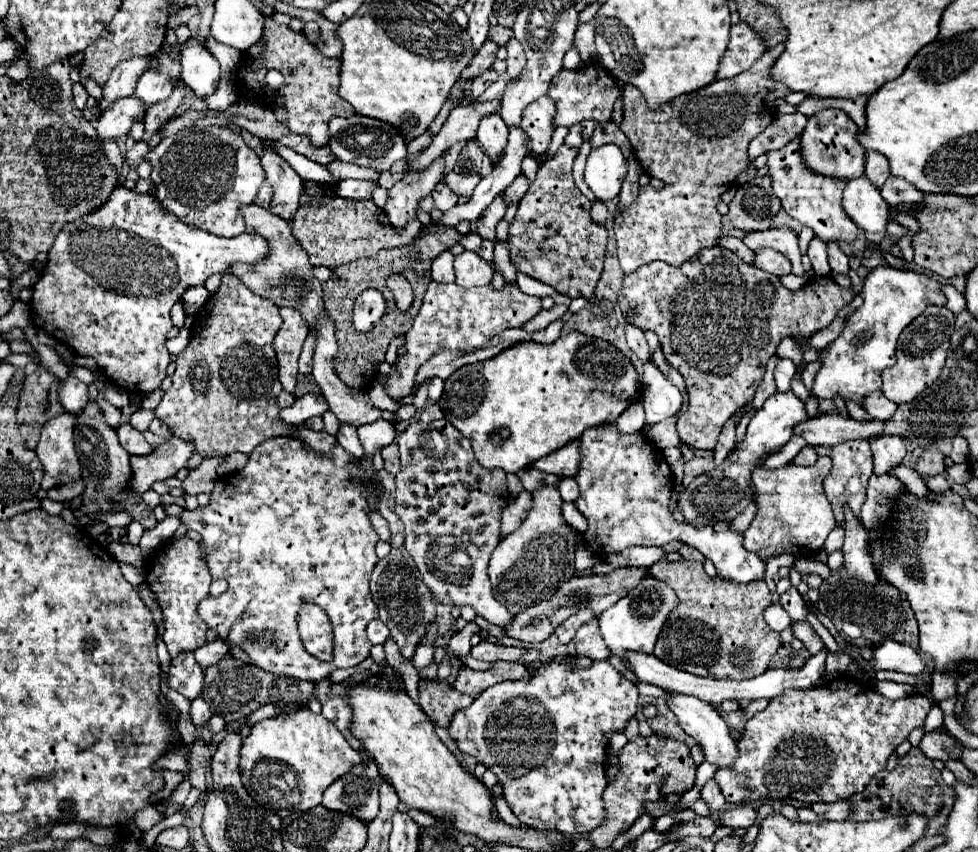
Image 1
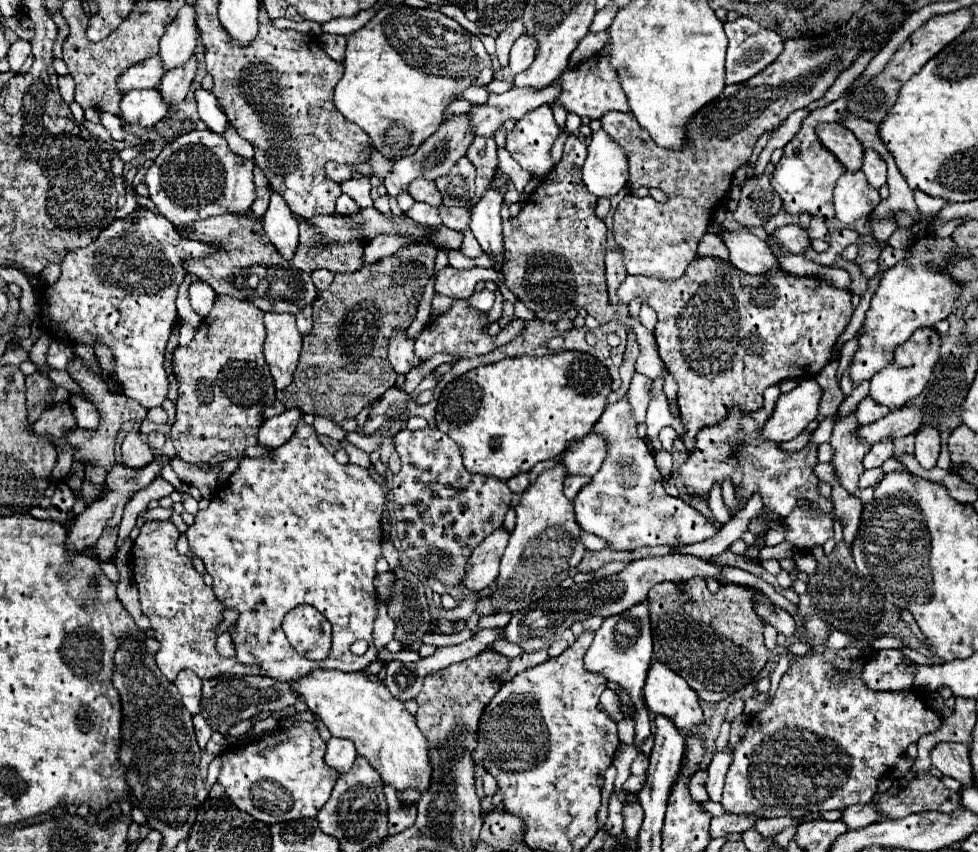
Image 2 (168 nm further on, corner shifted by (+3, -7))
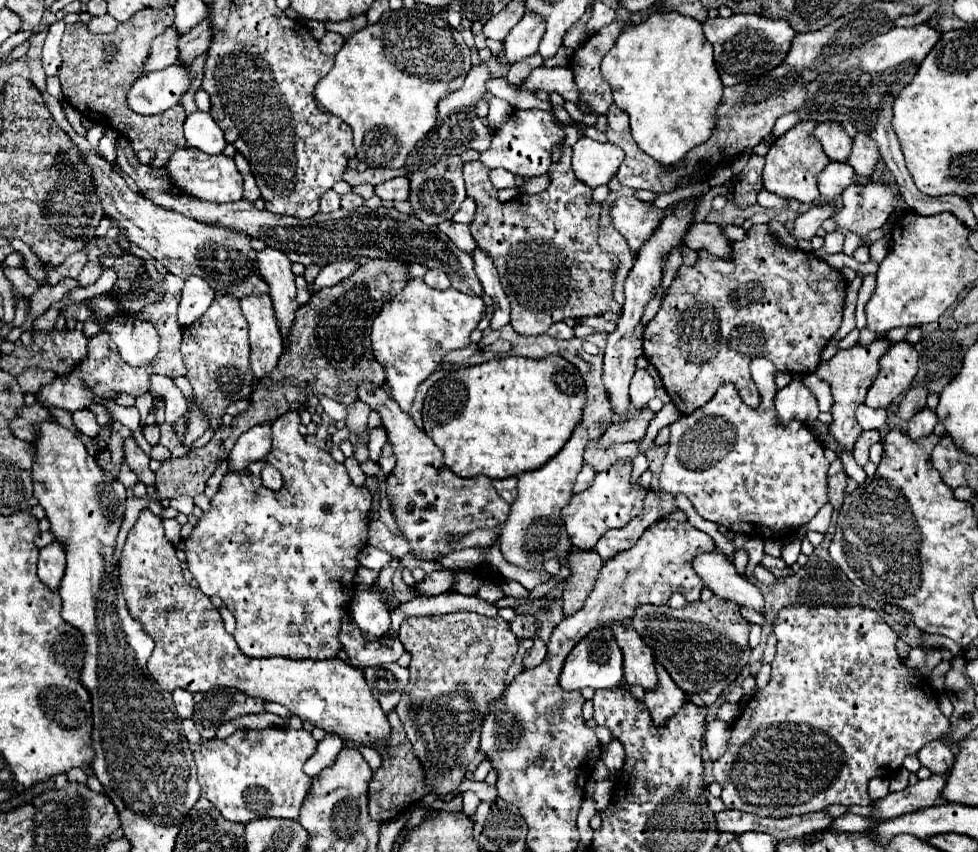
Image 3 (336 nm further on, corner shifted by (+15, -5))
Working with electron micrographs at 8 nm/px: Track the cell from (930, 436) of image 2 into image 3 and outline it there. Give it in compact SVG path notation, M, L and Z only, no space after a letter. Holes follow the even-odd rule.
M922 408L922 410L916 412L916 414L912 416L912 420L908 422L908 436L910 436L912 440L918 440L918 438L922 438L922 436L928 436L928 434L932 434L936 422L938 422L936 414L934 414L930 408Z

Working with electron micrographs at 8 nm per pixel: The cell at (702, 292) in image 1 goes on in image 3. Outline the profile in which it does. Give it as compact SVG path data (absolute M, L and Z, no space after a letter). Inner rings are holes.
M754 224L748 232L746 232L746 238L744 240L736 240L732 242L732 258L724 260L724 258L718 258L718 256L712 256L710 252L706 250L700 250L698 252L698 262L694 266L680 266L678 270L678 276L674 278L672 286L670 286L670 294L662 298L662 304L660 304L660 310L658 314L650 320L650 324L644 328L644 356L650 360L650 364L658 370L662 382L664 382L664 388L668 392L668 396L672 398L672 402L676 404L676 408L684 414L688 412L694 412L696 408L704 406L714 394L716 394L716 388L724 382L732 382L736 384L736 390L740 392L740 398L756 408L760 404L760 396L758 396L758 388L750 376L750 362L754 358L768 358L772 360L772 364L776 364L778 372L790 372L790 374L812 374L820 362L820 352L822 348L828 344L828 340L838 332L840 324L842 324L842 310L844 310L844 300L846 300L846 278L842 276L842 272L834 270L832 266L828 266L822 258L816 258L814 254L810 252L802 252L800 248L788 248L784 246L776 236L774 232L770 230L768 224Z

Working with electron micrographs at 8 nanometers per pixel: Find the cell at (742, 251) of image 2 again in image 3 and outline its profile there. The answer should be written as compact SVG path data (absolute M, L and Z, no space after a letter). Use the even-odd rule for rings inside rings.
M708 222L692 224L692 228L684 238L684 244L696 252L708 248L708 252L720 258L726 258L730 254L730 242L724 238L724 234L716 224L708 224Z

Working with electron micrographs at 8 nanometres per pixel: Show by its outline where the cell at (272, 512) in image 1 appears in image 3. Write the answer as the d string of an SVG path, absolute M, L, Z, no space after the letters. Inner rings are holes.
M286 412L284 416L280 416L280 420L276 420L272 424L272 448L266 454L266 458L252 462L244 472L232 472L226 474L222 480L222 486L218 490L218 494L212 498L212 508L208 514L204 514L198 522L198 526L192 530L190 538L186 538L186 560L190 566L190 572L194 574L194 580L198 582L198 588L208 594L208 596L220 596L222 602L228 606L228 610L234 614L236 618L236 644L238 648L250 656L250 658L268 658L268 656L284 656L284 658L292 658L292 660L330 660L336 658L338 650L342 650L342 644L338 642L338 632L340 632L340 618L344 614L350 612L350 602L354 596L354 576L358 570L358 552L366 546L368 540L368 512L370 512L370 504L372 504L372 496L366 488L358 488L348 480L348 472L344 468L344 464L334 462L334 458L330 456L330 452L312 446L304 440L304 436L300 434L300 414L298 412ZM264 466L278 466L278 472L284 478L284 484L278 492L266 488L260 480L260 472L264 470Z

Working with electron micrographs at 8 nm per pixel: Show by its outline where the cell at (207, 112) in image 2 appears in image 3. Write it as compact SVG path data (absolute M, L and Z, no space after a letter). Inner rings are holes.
M198 110L196 114L190 114L184 122L184 136L190 148L202 150L210 156L222 154L226 148L224 134L208 112Z

